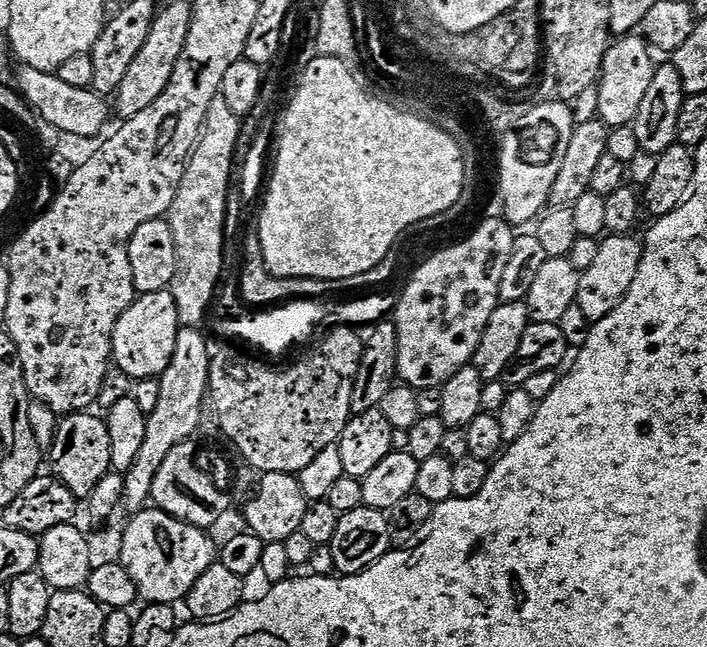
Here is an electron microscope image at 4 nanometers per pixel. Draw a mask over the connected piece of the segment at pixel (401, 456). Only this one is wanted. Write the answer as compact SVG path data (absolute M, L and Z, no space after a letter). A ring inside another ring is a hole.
M393 450L361 481L365 507L388 512L391 544L396 550L411 547L432 520L435 505L414 492L419 469L420 464L406 450Z

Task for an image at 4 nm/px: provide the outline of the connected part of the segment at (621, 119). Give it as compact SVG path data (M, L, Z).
M633 34L621 36L609 47L604 55L604 65L600 71L598 87L595 89L598 119L610 130L632 125L636 120L638 109L646 99L646 90L658 67L657 61L652 61L653 49L643 35Z

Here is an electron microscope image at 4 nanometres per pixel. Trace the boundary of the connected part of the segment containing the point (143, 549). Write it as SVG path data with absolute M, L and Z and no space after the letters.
M155 506L145 507L135 513L132 521L124 528L124 537L120 540L118 562L134 578L136 591L141 601L149 604L175 605L176 600L183 601L204 571L218 560L218 544L211 540L209 533L202 528L195 528Z

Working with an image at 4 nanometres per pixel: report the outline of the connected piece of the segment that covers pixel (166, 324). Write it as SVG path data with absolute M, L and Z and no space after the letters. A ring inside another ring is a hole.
M171 291L145 292L118 318L118 326L112 335L112 359L115 367L121 368L133 381L159 378L174 357L182 327L178 306Z

